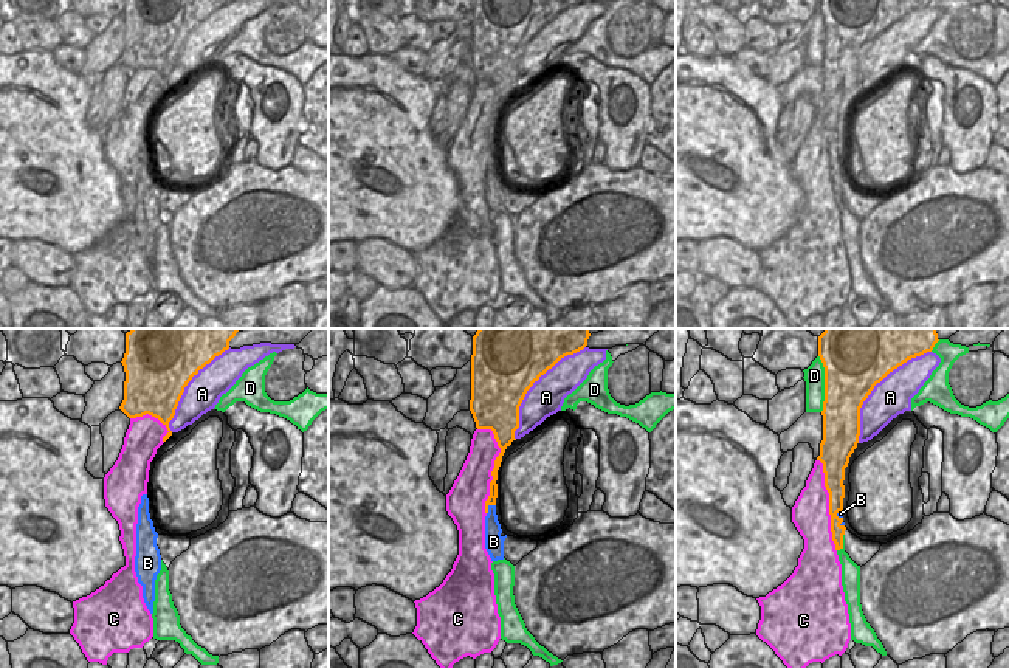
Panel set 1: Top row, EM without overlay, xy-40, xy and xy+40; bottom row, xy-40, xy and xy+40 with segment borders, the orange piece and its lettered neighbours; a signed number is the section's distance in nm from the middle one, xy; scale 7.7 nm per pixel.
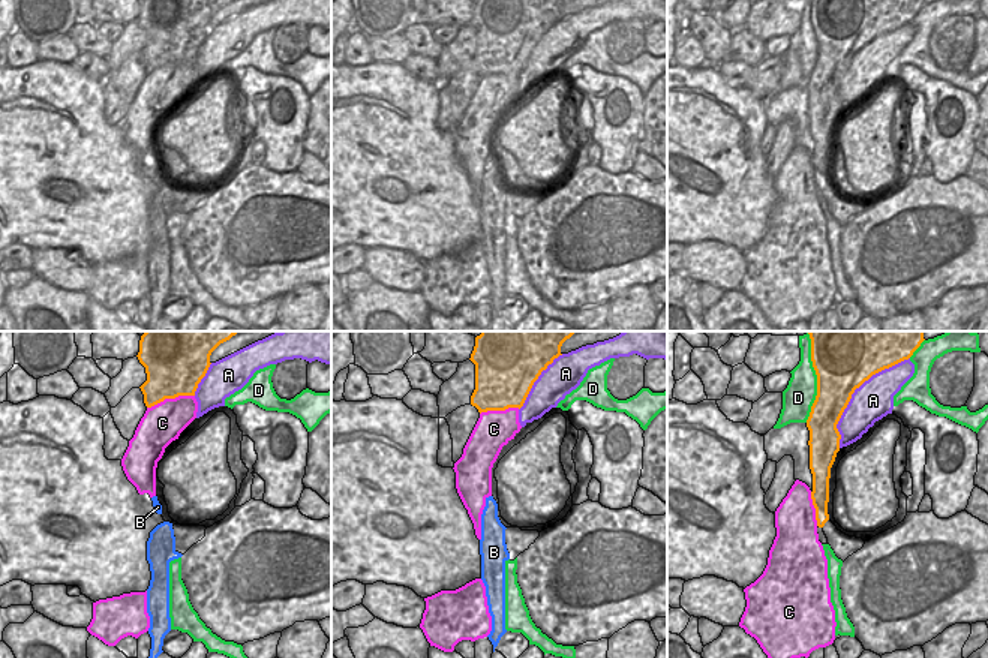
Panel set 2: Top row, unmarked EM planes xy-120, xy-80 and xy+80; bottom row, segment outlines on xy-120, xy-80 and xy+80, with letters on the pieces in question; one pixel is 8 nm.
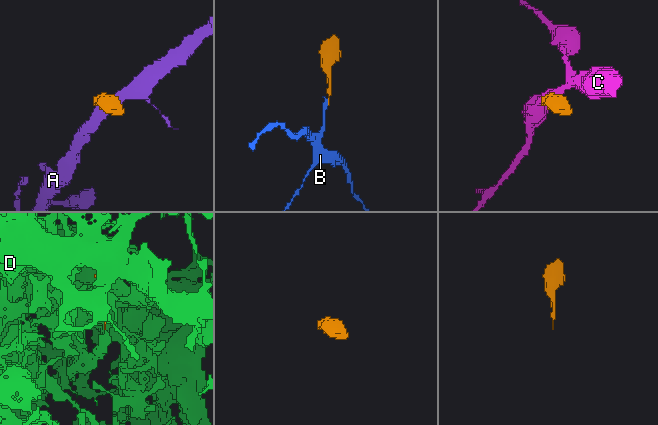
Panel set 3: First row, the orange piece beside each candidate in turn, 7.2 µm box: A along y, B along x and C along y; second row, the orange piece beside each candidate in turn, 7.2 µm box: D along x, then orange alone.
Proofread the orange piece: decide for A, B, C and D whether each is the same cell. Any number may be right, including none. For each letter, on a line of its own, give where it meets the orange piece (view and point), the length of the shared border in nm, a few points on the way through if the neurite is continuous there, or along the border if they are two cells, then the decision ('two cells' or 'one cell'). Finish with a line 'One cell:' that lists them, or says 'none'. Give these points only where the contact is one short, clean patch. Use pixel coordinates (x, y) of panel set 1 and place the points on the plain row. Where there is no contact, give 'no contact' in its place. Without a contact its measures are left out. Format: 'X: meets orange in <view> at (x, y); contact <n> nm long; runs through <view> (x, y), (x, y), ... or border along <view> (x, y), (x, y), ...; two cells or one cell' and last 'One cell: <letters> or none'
A: meets orange in xy+40 at (874, 37); contact 900 nm long; two cells
B: meets orange in xy at (487, 160); contact 110 nm long; runs through xy (493, 140), (493, 149), (487, 160), (492, 168), (493, 183); one cell
C: meets orange in xy at (495, 118); contact 650 nm long; two cells
D: meets orange in xy+40 at (825, 36); contact 440 nm long; two cells
One cell: B

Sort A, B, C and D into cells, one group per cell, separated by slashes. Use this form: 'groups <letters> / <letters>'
groups A / B / C / D

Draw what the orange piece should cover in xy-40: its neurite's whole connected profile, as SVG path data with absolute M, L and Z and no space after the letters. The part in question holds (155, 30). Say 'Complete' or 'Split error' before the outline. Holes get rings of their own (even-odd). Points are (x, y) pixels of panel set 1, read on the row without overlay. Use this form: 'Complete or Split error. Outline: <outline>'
Complete. Outline: M126 0L122 19L126 25L124 53L119 62L136 71L146 67L158 71L166 81L166 95L172 84L169 74L175 68L184 40L206 17L229 0Z

